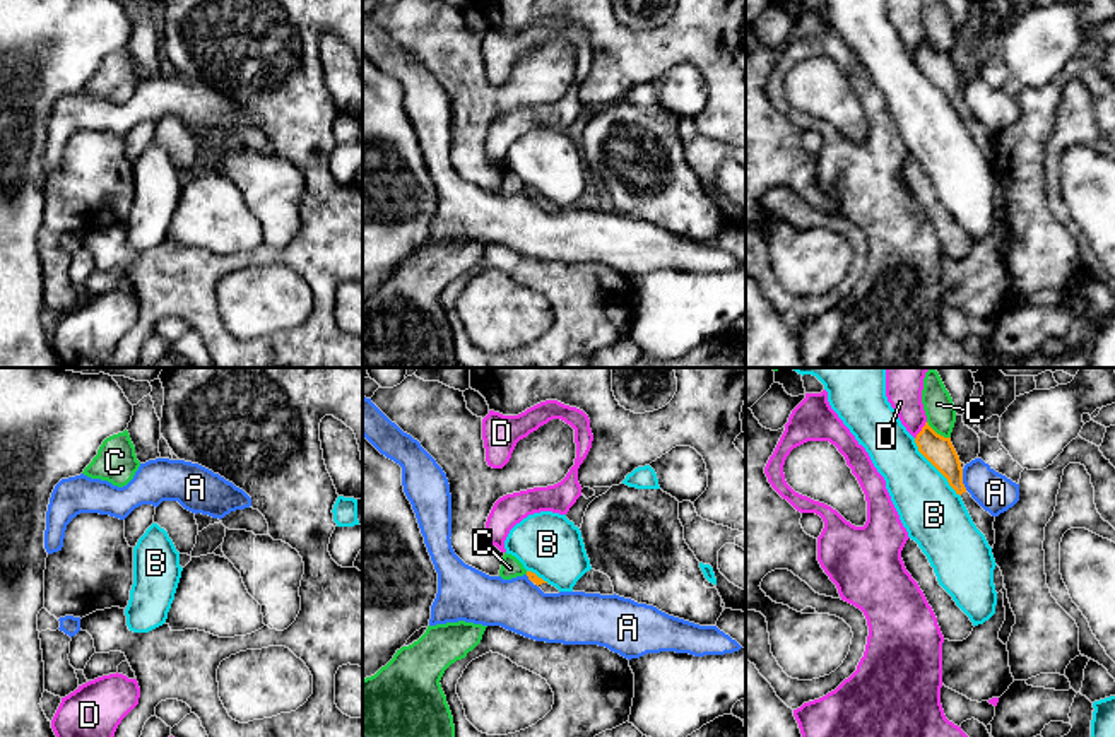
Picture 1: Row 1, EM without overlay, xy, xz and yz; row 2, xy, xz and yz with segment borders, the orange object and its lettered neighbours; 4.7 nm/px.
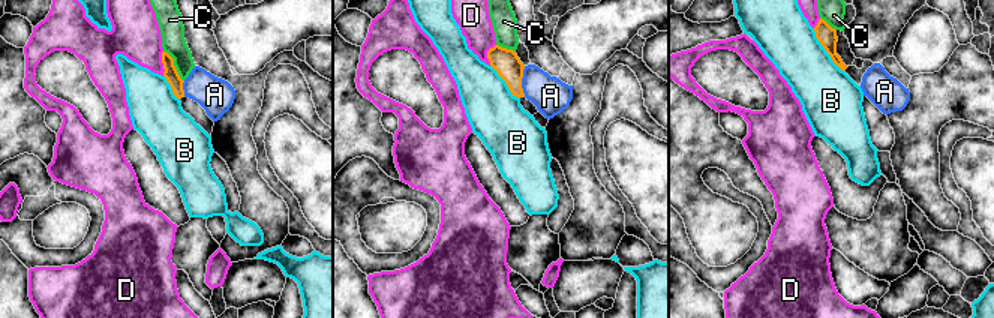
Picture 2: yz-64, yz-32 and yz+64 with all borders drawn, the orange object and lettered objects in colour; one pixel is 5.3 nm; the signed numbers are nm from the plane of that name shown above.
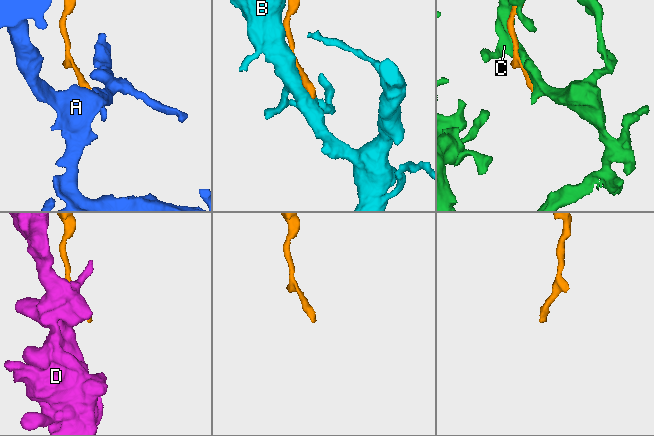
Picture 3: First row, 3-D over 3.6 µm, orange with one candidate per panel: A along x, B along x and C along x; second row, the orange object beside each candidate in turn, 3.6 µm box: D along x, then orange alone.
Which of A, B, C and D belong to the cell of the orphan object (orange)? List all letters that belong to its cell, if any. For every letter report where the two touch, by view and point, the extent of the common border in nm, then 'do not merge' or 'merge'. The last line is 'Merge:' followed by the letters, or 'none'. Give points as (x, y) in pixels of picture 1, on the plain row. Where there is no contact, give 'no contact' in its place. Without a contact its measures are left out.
A: meets orange in yz at (961, 96); contact 110 nm long; do not merge
B: meets orange in yz at (934, 82); contact 360 nm long; do not merge
C: meets orange in yz at (936, 50); contact 140 nm long; do not merge
D: meets orange in yz at (922, 47); contact 100 nm long; do not merge
Merge: none

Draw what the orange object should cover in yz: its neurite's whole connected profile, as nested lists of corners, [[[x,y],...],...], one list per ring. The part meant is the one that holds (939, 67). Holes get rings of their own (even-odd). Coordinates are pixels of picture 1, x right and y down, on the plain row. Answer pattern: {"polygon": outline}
{"polygon": [[[929,39],[917,51],[915,60],[918,68],[947,96],[949,103],[961,113],[973,140],[985,152],[988,162],[994,166],[995,147],[992,133],[985,128],[966,108],[963,101],[963,85],[959,74],[951,60],[951,55],[937,51]]]}

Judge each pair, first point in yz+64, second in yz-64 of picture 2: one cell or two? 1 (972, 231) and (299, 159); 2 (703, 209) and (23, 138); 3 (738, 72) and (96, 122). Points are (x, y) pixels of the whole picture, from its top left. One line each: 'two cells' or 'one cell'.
1: two cells
2: one cell
3: one cell

